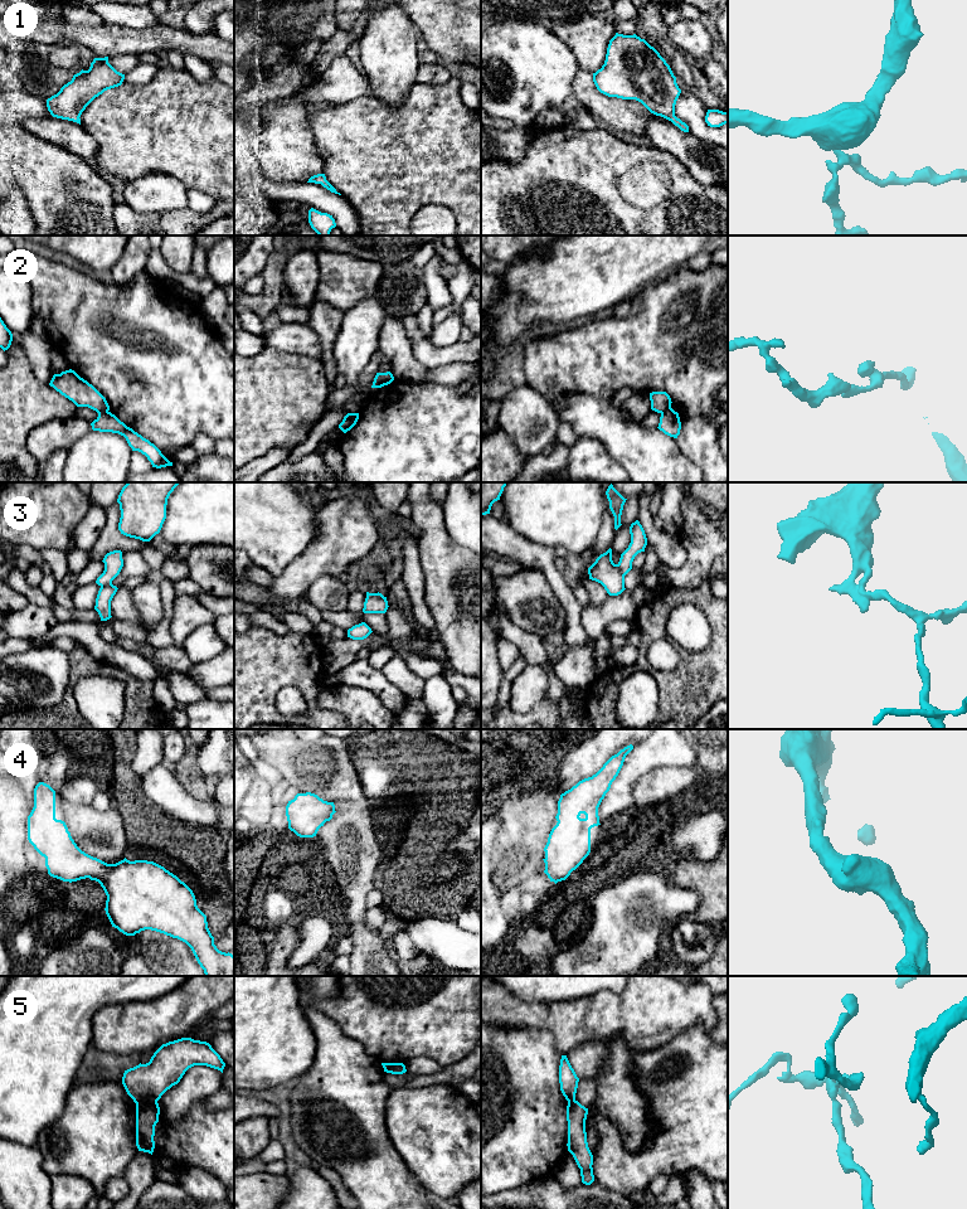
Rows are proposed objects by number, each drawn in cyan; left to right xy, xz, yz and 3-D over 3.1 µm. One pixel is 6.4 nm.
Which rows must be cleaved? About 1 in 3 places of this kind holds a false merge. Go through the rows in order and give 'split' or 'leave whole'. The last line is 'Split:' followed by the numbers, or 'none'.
1: leave whole
2: split
3: leave whole
4: leave whole
5: split
Split: 2, 5

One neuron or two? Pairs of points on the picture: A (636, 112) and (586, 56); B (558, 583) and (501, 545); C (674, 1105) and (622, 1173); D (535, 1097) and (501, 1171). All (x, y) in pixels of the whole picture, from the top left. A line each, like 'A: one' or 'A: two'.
A: two
B: one
C: one
D: one

